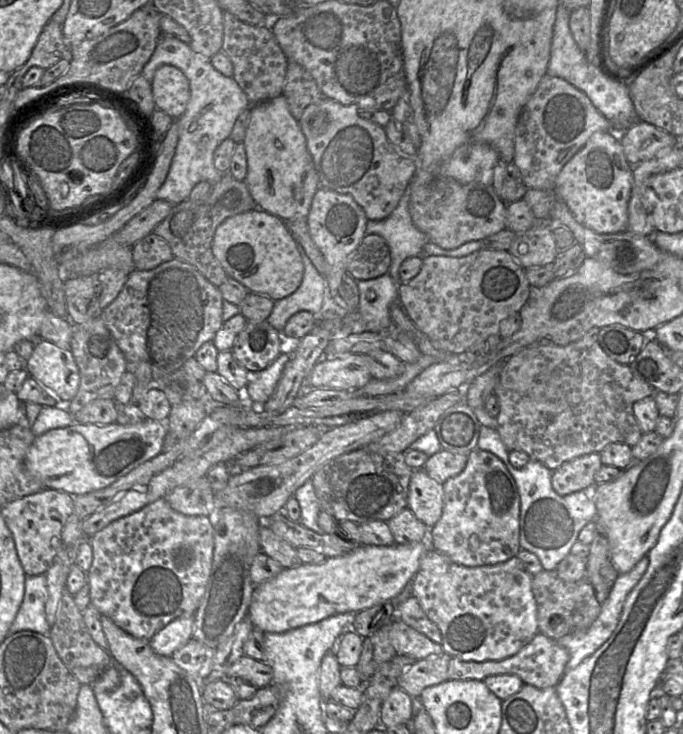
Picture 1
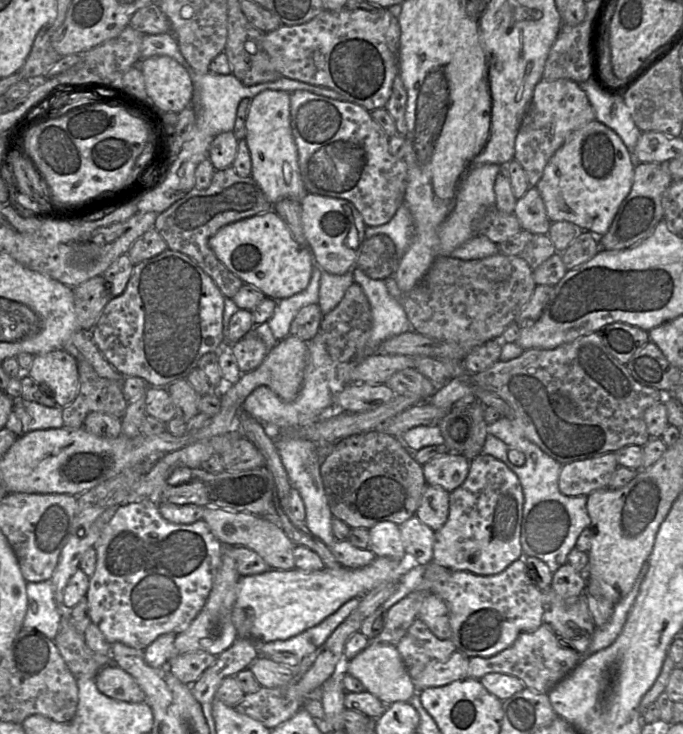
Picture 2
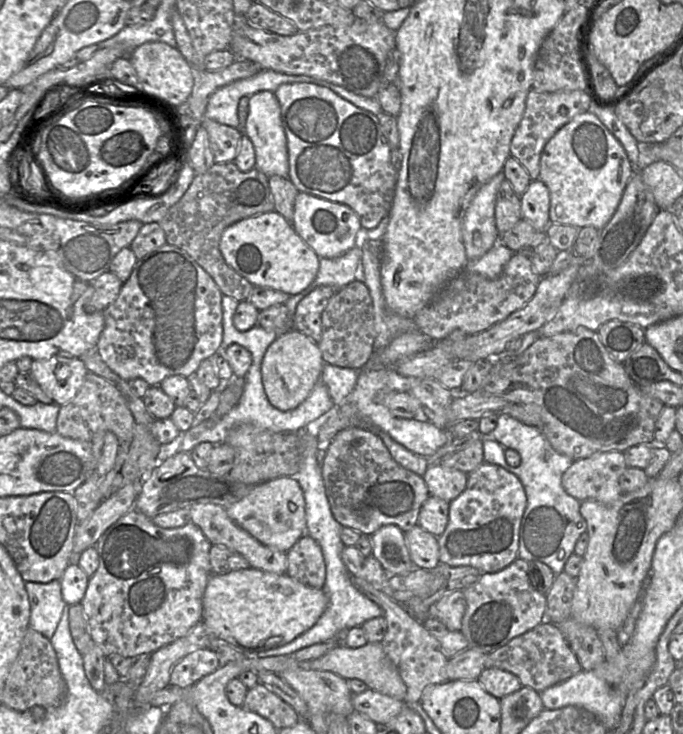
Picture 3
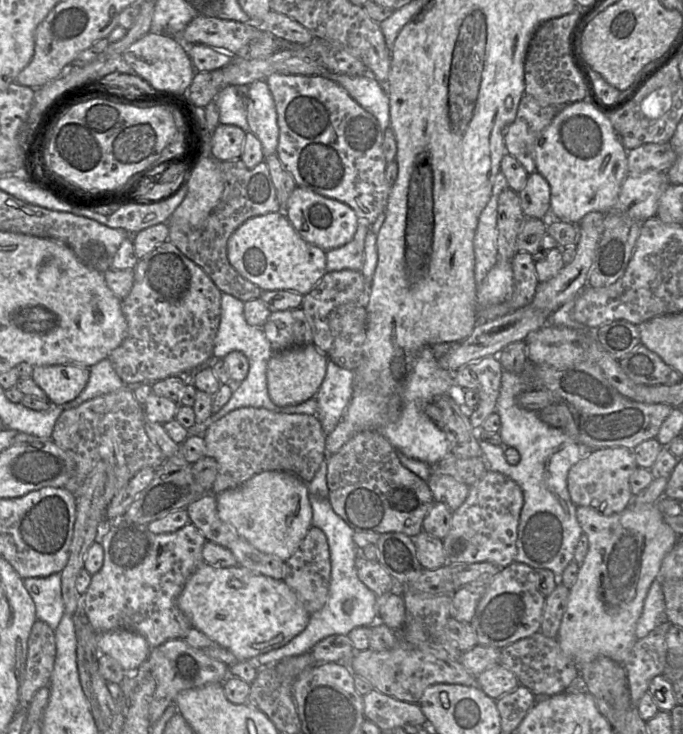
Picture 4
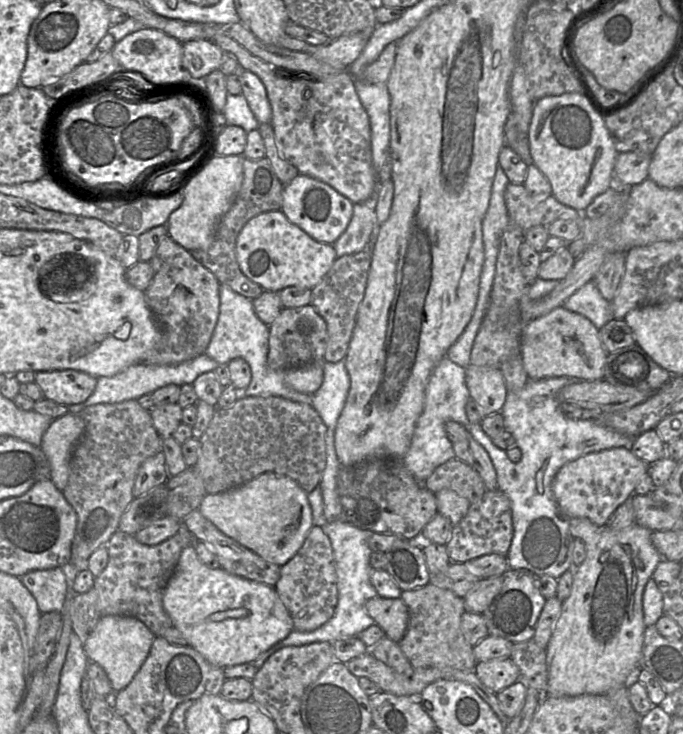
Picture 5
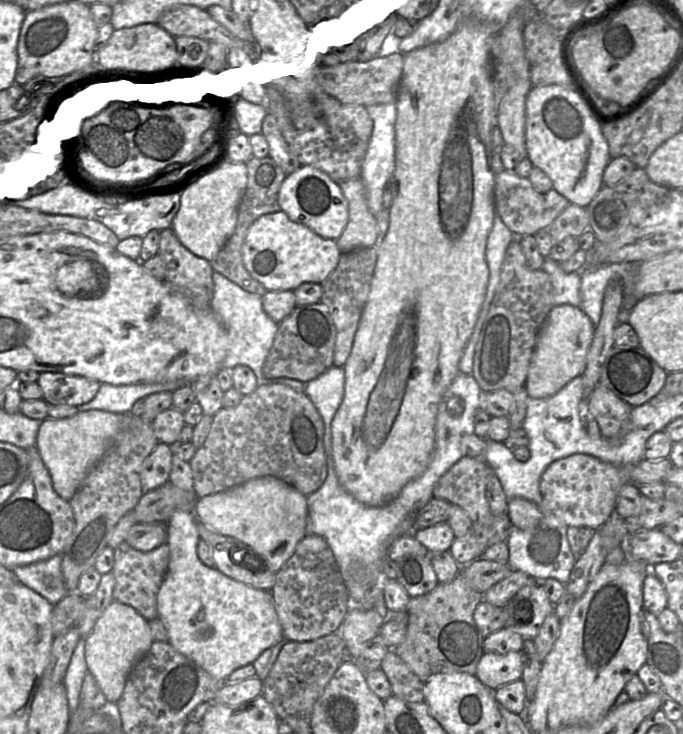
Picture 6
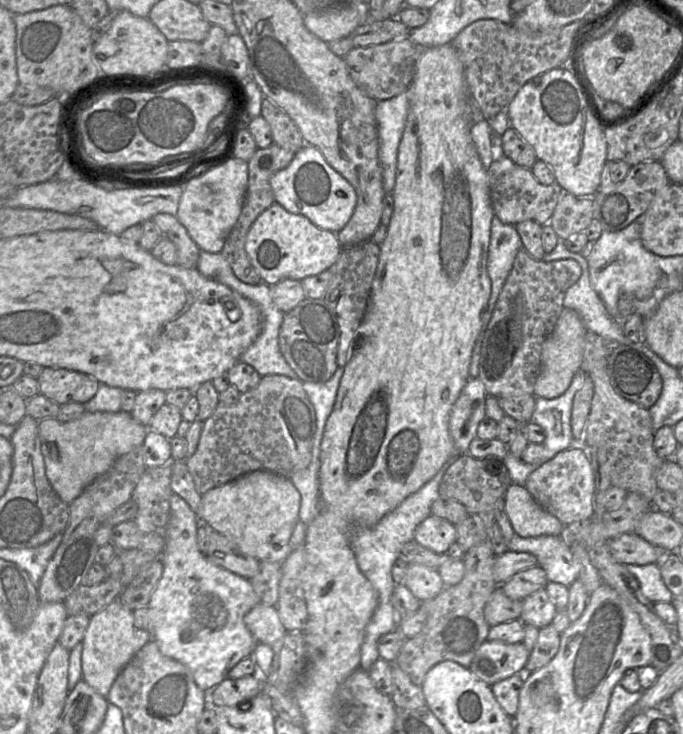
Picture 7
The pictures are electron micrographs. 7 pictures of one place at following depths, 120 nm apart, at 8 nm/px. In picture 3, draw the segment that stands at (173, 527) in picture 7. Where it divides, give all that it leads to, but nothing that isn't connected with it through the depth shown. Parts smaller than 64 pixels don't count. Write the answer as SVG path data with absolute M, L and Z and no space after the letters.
M256 568L212 574L203 594L202 620L212 635L249 653L283 646L309 630L320 618L328 604L323 589L306 586L286 573L275 574Z

